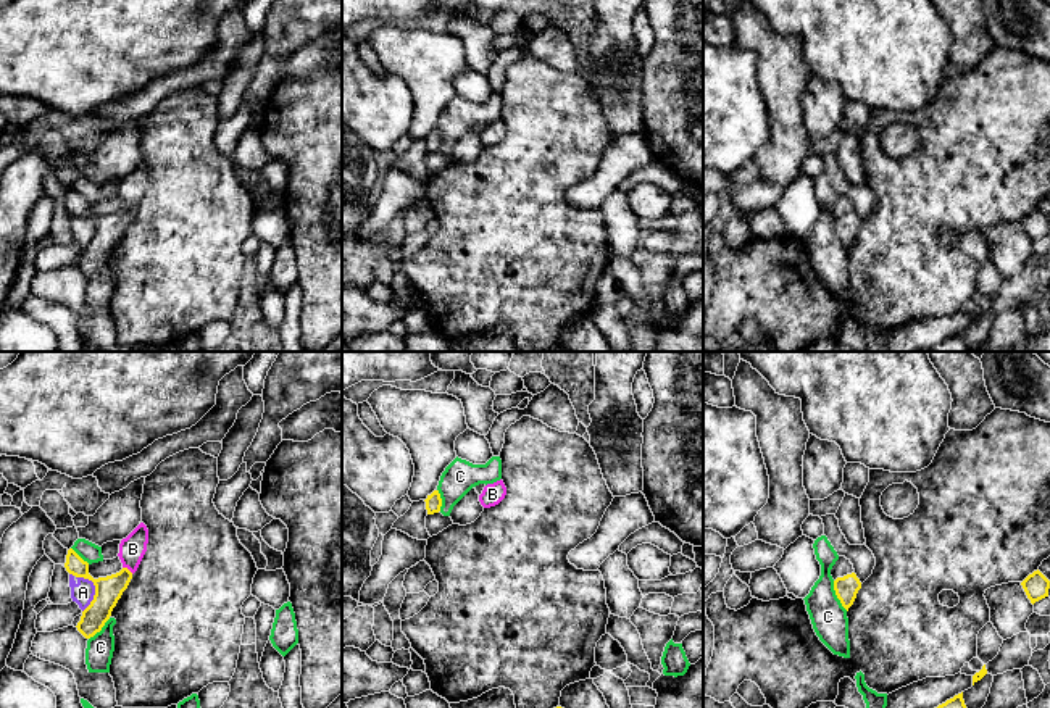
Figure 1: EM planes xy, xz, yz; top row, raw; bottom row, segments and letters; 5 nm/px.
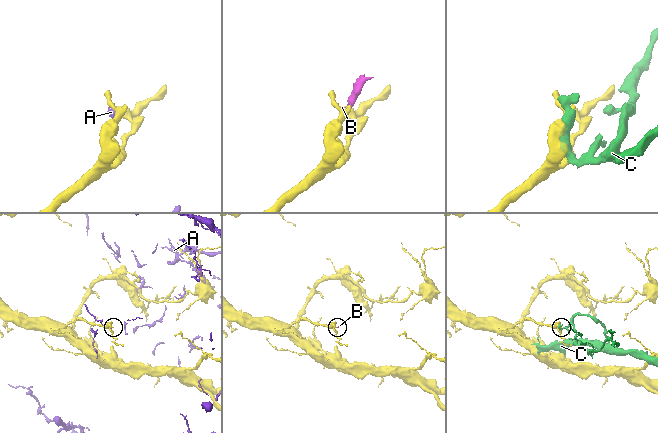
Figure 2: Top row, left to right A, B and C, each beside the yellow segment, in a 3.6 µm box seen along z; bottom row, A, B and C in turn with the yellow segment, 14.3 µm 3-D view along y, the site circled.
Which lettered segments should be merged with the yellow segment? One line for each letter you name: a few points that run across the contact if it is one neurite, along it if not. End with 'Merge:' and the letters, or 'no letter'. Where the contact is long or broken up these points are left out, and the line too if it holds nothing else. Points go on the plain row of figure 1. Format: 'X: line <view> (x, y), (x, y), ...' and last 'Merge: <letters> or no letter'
B: line xy (108, 229), (126, 207), (131, 200), (133, 187)
Merge: B

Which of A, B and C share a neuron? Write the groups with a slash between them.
A / B / C

